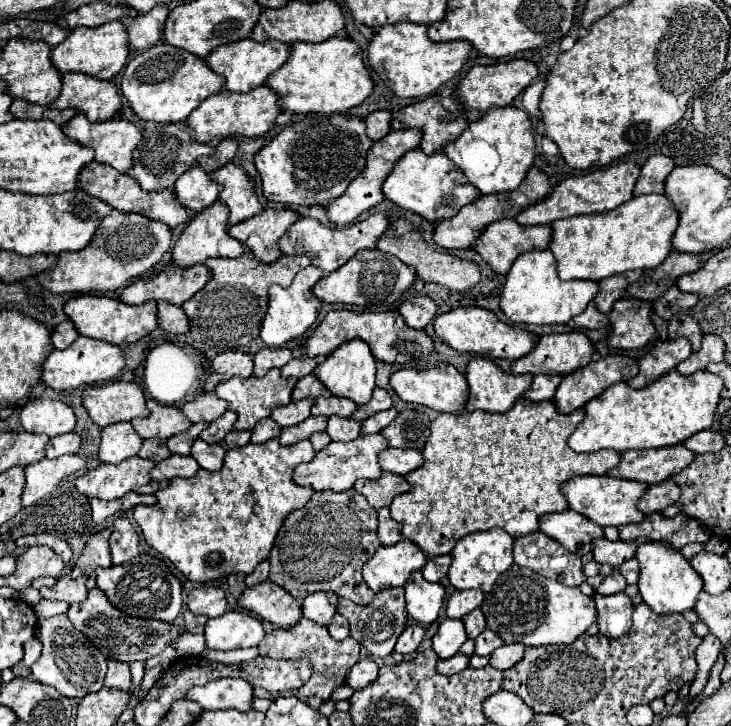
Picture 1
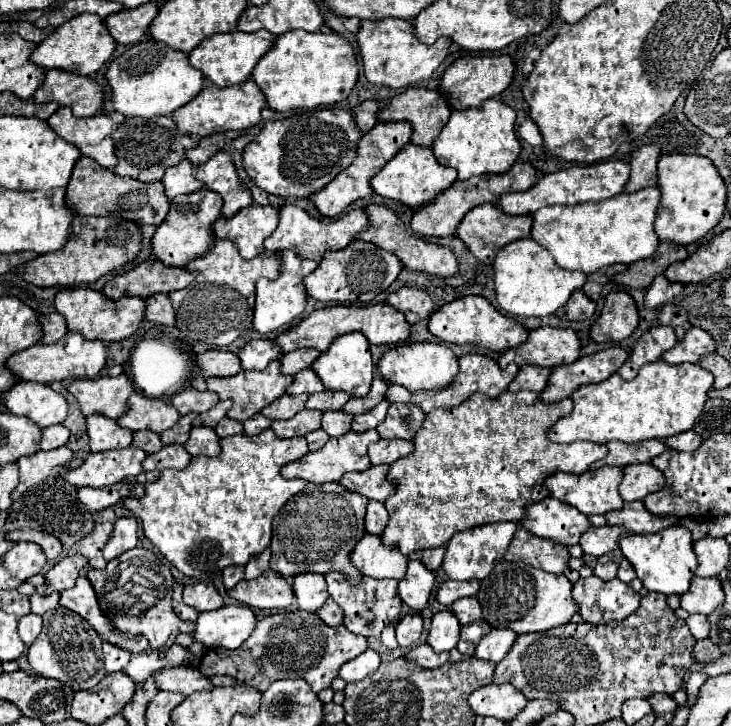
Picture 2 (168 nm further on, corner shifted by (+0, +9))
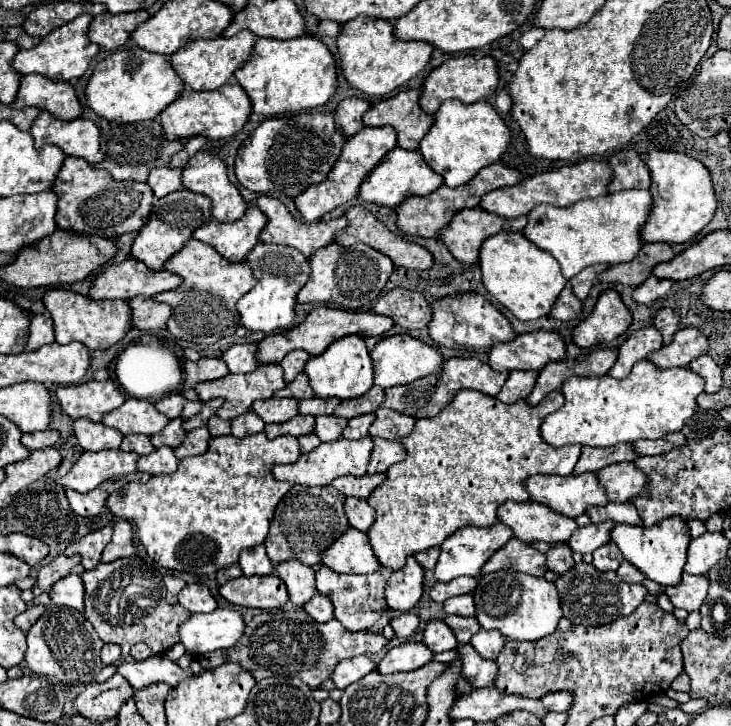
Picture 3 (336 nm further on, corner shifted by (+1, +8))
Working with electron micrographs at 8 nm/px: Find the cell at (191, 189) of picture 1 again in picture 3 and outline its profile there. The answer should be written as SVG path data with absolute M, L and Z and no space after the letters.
M153 169L149 171L149 187L153 189L155 197L165 197L181 187L181 169Z

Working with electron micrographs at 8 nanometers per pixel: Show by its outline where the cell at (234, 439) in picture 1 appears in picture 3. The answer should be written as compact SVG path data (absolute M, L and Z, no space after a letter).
M213 415L209 421L207 421L207 429L211 433L211 437L219 437L219 435L229 435L231 433L231 421L225 421L217 415Z

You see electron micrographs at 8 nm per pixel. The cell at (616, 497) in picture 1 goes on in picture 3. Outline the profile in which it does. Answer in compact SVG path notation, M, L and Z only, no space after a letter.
M595 473L583 475L533 475L523 481L531 501L547 505L559 515L579 517L589 505L605 505L609 499L601 491Z

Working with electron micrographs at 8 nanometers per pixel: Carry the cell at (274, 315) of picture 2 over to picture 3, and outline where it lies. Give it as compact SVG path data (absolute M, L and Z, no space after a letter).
M257 243L245 257L245 263L251 267L257 285L237 301L241 323L251 331L263 331L263 333L281 333L289 329L295 319L297 293L311 273L307 257L299 253L295 247Z

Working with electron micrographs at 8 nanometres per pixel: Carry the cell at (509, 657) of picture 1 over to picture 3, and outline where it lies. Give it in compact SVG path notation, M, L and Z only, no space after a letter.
M481 629L481 631L477 631L477 633L471 637L471 645L475 647L475 651L477 651L481 657L493 659L493 661L497 659L503 643L505 643L505 639L501 637L499 631L485 631L485 629Z

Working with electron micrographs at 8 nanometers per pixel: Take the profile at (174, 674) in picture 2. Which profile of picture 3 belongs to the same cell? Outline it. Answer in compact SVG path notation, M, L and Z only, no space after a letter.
M165 653L153 655L145 661L123 661L117 665L117 673L121 673L133 689L149 687L149 683L169 683L171 687L177 687L181 679L191 677L193 673L187 669L181 669L175 661L171 661Z

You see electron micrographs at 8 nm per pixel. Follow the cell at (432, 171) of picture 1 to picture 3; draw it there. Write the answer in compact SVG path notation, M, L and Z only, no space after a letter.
M395 147L389 151L381 163L371 171L369 177L363 179L359 187L359 197L369 203L385 205L385 207L399 207L407 197L411 195L429 195L437 187L441 187L441 177L421 159L419 151L405 151L401 147Z

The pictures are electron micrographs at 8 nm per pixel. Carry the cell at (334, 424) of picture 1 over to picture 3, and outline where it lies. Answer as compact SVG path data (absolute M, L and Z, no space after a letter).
M315 417L315 433L321 441L335 441L341 437L341 431L347 427L347 421L341 417Z

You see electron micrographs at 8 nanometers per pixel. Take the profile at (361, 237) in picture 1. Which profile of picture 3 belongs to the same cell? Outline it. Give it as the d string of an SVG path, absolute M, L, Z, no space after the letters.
M261 195L255 205L265 213L267 217L267 225L265 229L261 231L259 239L263 243L279 243L279 245L289 245L289 247L295 247L299 249L305 257L313 255L313 251L333 243L335 235L345 229L345 217L339 217L339 219L331 219L331 221L317 221L317 223L303 223L303 221L297 221L291 217L291 213L287 211L287 207L279 201L279 199L273 199L273 197L267 197L267 195Z

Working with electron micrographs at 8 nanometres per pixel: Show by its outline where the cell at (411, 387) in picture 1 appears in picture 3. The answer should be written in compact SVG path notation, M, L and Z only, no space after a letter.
M409 333L389 335L381 339L375 349L371 351L371 359L375 363L375 385L387 389L401 383L413 383L415 379L421 379L425 375L439 375L443 367L443 357L437 349L425 345L423 341L411 337Z

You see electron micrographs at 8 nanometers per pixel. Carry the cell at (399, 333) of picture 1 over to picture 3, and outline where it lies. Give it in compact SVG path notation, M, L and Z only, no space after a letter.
M321 305L321 307L315 307L303 319L303 323L295 325L293 329L281 331L281 333L275 333L275 335L267 335L263 341L259 341L255 359L259 363L279 363L287 353L291 353L295 349L303 349L309 355L321 355L333 341L337 341L337 339L341 339L345 335L361 335L361 337L383 335L391 327L393 327L393 321L387 319L385 315L377 315L377 313L353 313L353 311Z

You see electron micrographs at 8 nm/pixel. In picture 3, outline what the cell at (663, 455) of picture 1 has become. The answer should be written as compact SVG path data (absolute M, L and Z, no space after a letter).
M621 443L617 447L583 447L581 449L581 457L573 469L573 475L581 475L587 471L599 471L611 463L621 463L621 461L633 461L637 459L637 455L633 453L629 443Z

